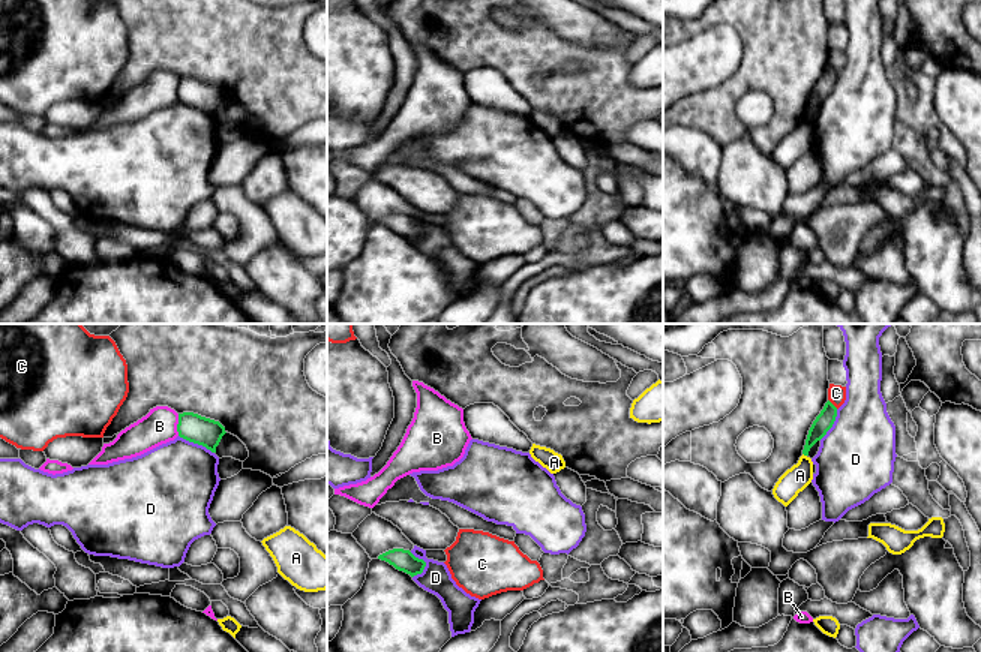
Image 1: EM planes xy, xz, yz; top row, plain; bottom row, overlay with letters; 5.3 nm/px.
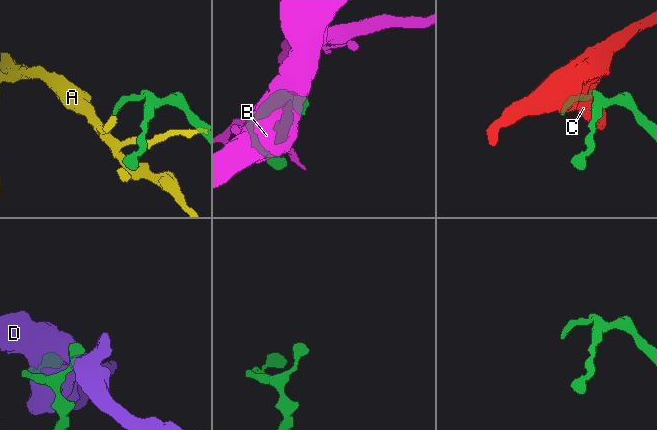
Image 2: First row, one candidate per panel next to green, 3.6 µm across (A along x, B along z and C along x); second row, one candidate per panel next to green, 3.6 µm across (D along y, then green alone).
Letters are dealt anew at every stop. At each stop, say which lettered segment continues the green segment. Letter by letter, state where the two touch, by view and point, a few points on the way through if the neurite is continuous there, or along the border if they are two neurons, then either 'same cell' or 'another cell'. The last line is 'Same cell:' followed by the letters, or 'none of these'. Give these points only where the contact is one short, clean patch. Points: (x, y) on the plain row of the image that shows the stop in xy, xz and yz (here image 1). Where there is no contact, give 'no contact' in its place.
A: contact yz (804, 119); another cell
B: contact xy (177, 89); another cell
C: contact yz (831, 68); another cell
D: contact xy (197, 107); another cell
Same cell: none of these

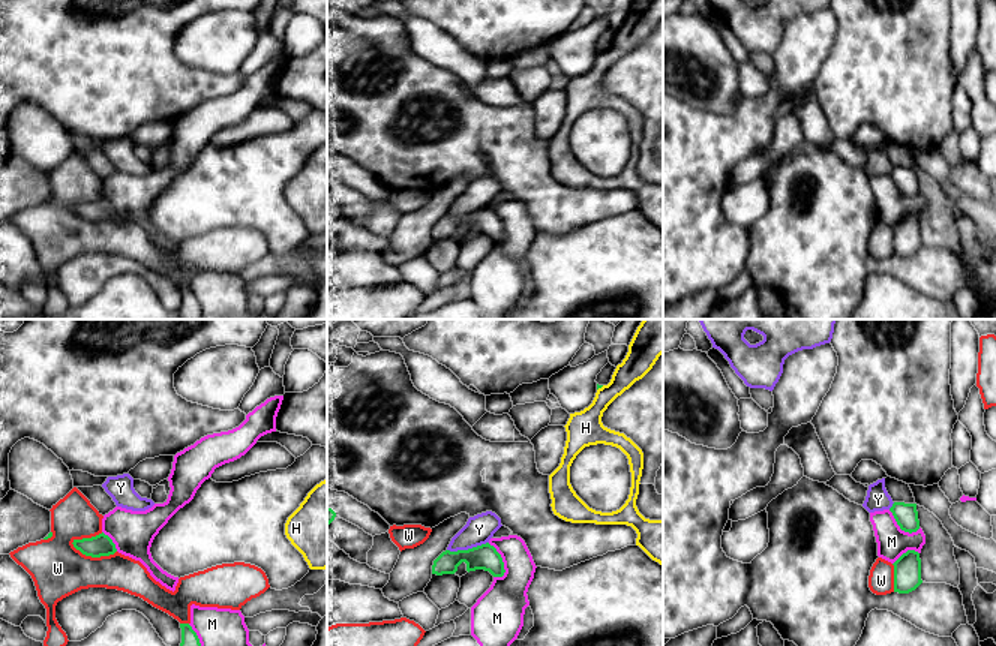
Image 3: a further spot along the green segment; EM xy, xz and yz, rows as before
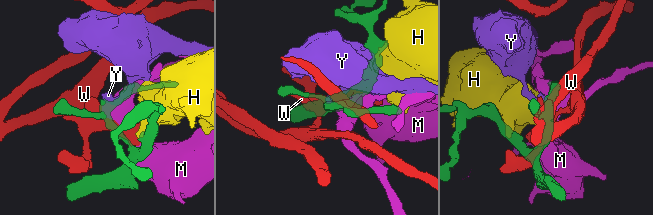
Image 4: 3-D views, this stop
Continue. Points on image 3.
H: contact xz (600, 51); another cell
M: contact xz (501, 224); another cell
W: contact xy (93, 221); another cell
Y: contact xz (468, 213); border xz (488, 206), (467, 213), (447, 215); another cell
Same cell: none of these

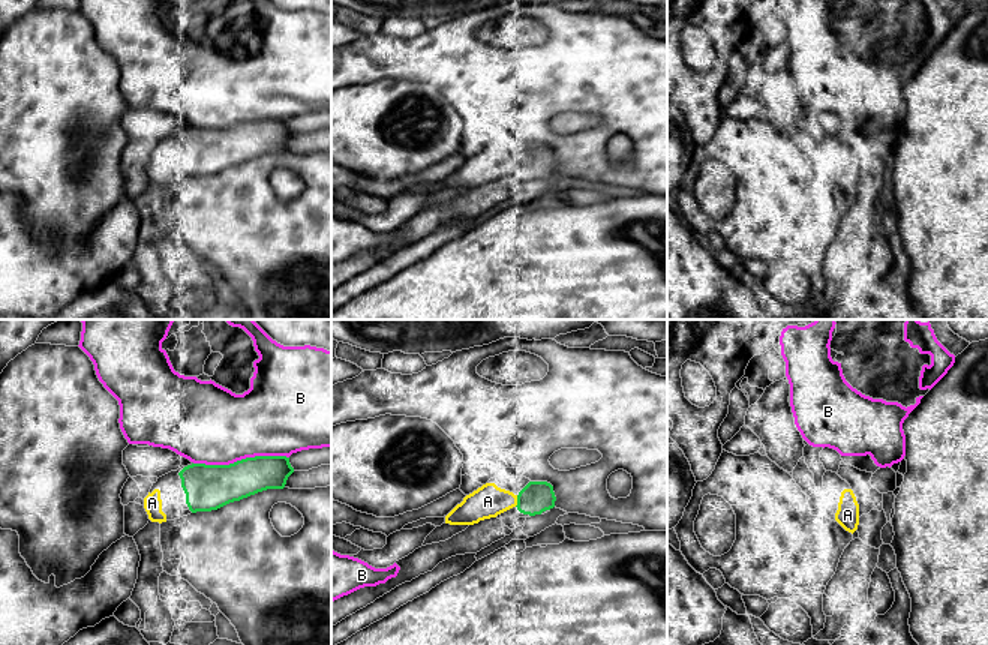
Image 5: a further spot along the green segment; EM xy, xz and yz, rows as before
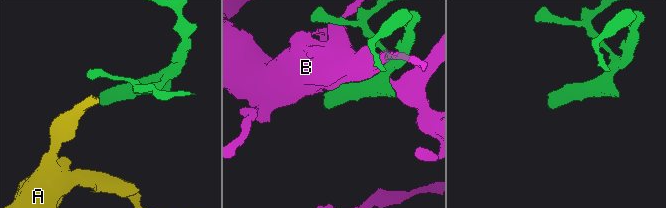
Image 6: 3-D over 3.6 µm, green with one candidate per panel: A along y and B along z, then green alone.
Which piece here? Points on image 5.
A: contact xz (517, 165); same cell
B: contact xy (242, 123); another cell
Same cell: A

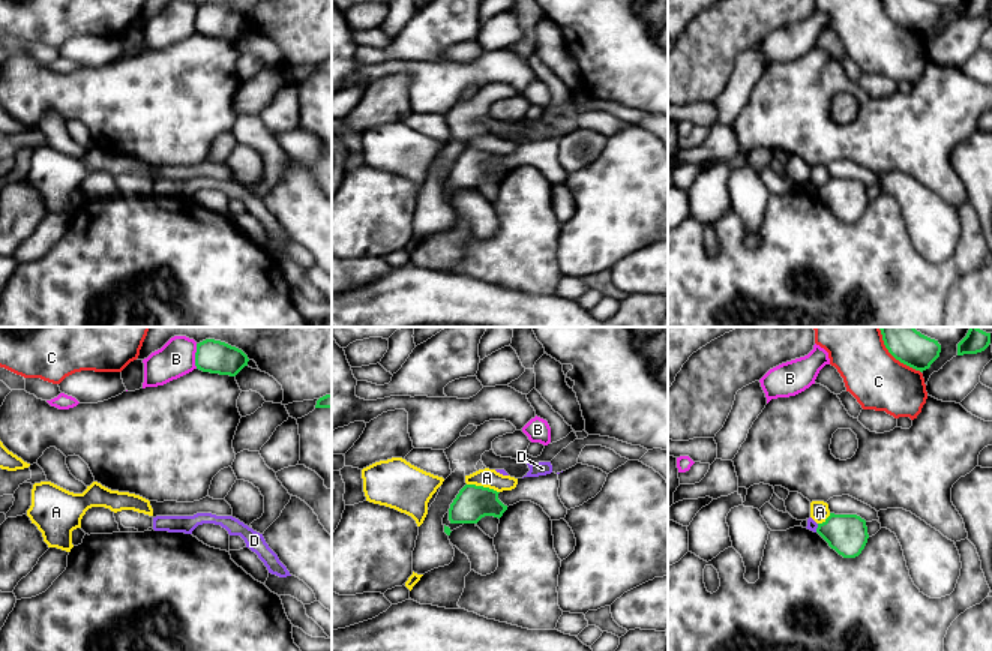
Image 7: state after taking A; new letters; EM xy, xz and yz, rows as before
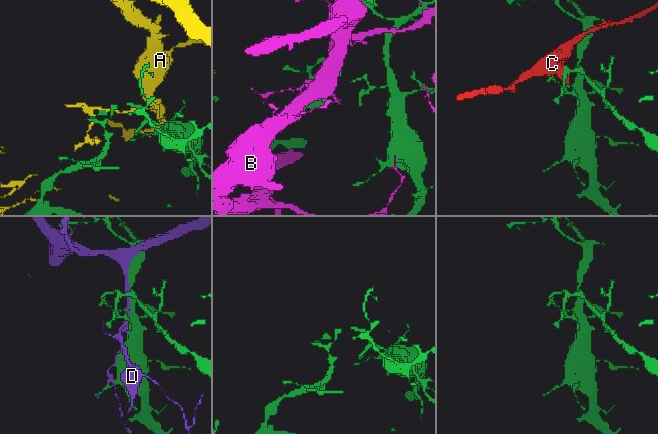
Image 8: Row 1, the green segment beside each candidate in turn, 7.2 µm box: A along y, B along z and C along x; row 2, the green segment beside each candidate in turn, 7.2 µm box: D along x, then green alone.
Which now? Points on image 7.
A: contact xz (482, 150); another cell
B: contact xy (195, 20); another cell
C: contact yz (898, 23); another cell
D: contact yz (817, 192); another cell
Same cell: none of these

